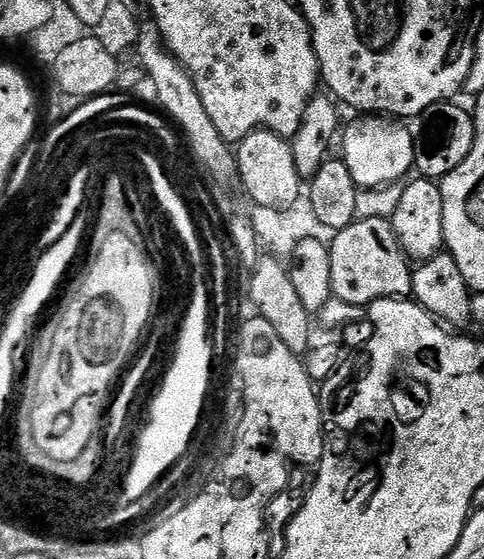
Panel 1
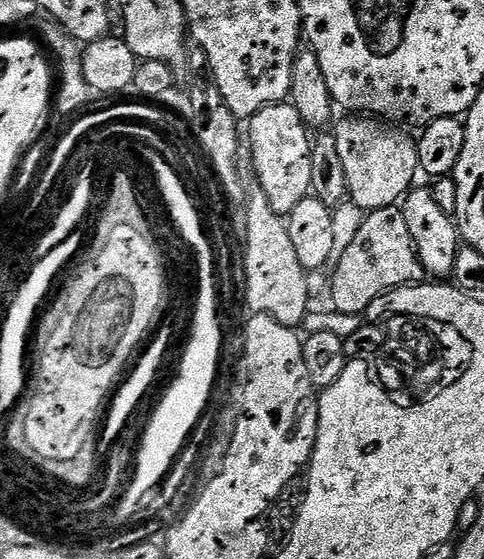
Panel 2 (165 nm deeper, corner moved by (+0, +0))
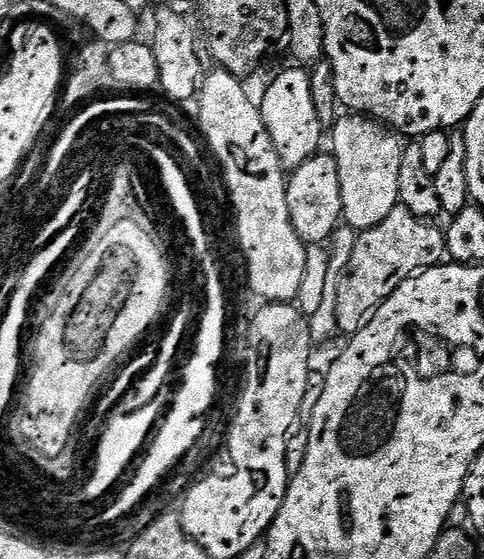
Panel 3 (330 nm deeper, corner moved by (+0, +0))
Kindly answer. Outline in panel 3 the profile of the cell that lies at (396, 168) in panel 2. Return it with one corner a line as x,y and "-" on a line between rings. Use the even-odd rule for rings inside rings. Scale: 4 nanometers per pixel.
349,112
337,117
330,130
330,144
331,140
342,188
343,219
358,232
373,228
399,203
398,175
403,145
399,144
399,137
379,121

